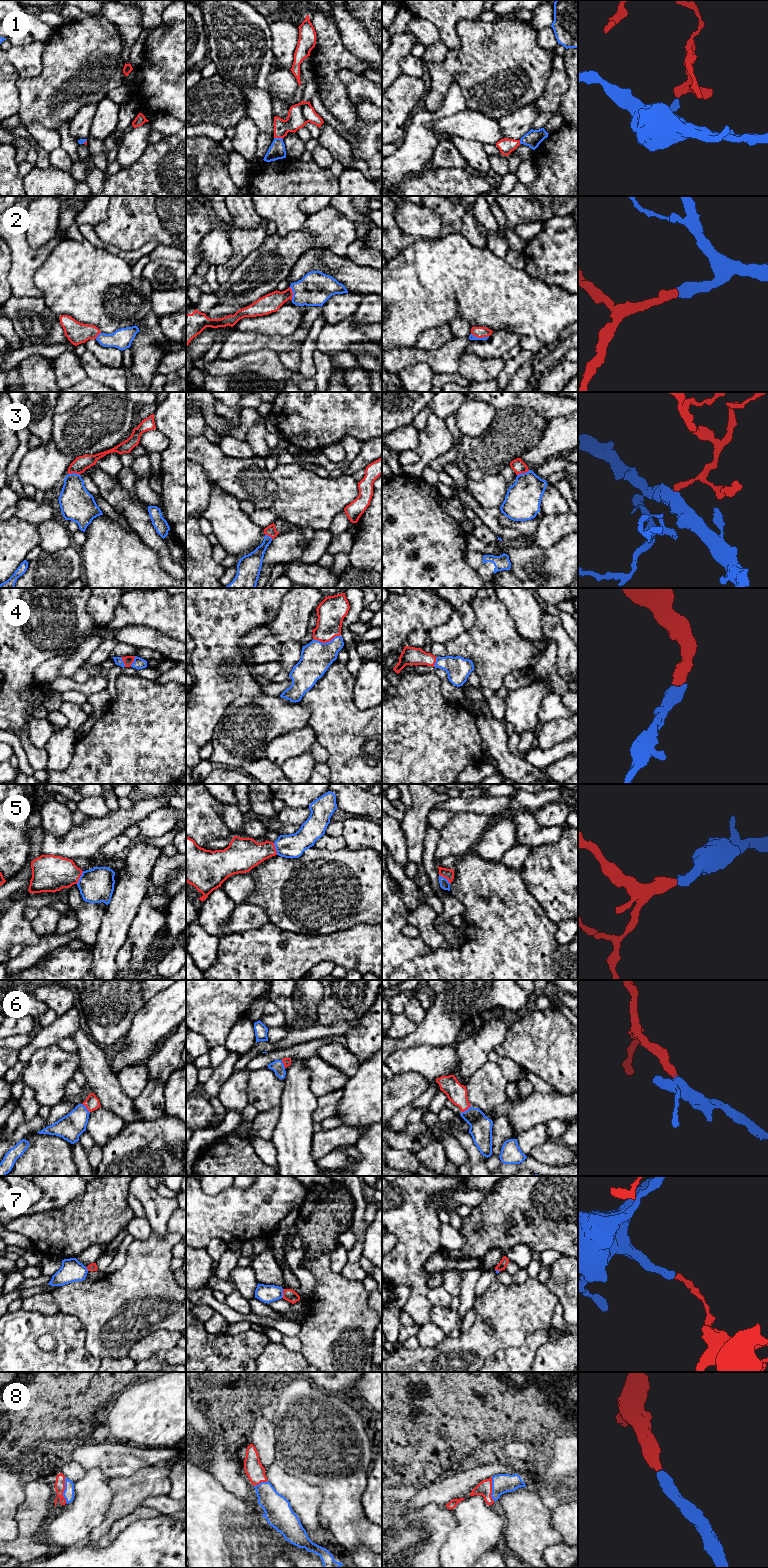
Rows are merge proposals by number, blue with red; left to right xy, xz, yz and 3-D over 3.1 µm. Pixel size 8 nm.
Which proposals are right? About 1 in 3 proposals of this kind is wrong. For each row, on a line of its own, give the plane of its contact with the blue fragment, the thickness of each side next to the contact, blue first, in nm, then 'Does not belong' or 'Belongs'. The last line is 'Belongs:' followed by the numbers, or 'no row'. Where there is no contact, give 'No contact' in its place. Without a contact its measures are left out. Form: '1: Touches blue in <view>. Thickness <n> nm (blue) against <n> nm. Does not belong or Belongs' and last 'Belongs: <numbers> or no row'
1: Touches blue in xz. Thickness 130 nm (blue) against 170 nm. Does not belong
2: Touches blue in yz. Thickness 50 nm (blue) against 90 nm. Belongs
3: Touches blue in yz. Thickness 280 nm (blue) against 100 nm. Belongs
4: Touches blue in xz. Thickness 260 nm (blue) against 220 nm. Belongs
5: Touches blue in xy. Thickness 280 nm (blue) against 300 nm. Belongs
6: Touches blue in xy. Thickness 200 nm (blue) against 120 nm. Belongs
7: Touches blue in xz. Thickness 140 nm (blue) against 100 nm. Does not belong
8: Touches blue in xy. Thickness 90 nm (blue) against 80 nm. Belongs
Belongs: 2, 3, 4, 5, 6, 8

